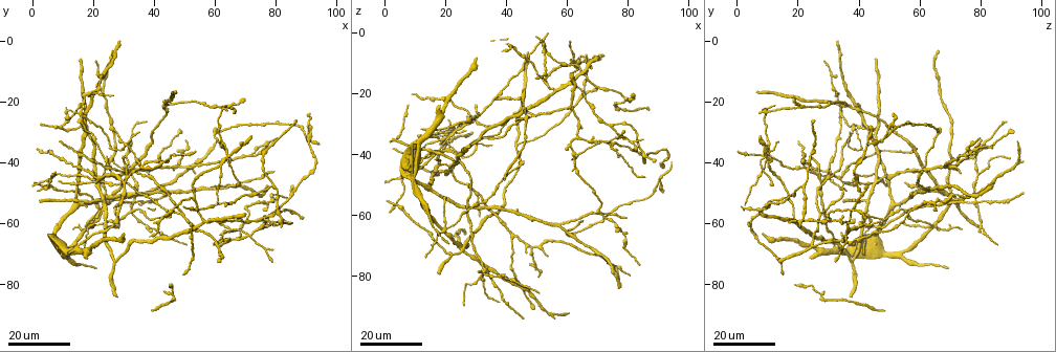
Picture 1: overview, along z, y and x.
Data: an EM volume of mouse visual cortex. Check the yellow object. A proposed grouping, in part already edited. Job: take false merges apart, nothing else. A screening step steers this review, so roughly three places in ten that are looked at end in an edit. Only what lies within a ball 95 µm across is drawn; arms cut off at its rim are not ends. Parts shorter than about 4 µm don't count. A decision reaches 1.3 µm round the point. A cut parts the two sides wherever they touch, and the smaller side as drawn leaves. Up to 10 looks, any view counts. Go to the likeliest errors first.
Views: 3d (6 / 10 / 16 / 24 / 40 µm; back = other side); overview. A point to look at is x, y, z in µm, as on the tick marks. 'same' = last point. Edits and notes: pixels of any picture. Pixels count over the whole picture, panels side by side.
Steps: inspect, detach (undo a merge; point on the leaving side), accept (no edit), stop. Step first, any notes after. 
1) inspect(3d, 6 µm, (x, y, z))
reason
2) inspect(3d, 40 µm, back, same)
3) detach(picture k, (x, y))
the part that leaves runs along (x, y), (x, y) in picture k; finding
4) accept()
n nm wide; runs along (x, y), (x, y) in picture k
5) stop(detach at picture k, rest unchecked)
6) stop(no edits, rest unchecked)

inspect(3d, 16 µm, (72, 64, 36))
four arms meet

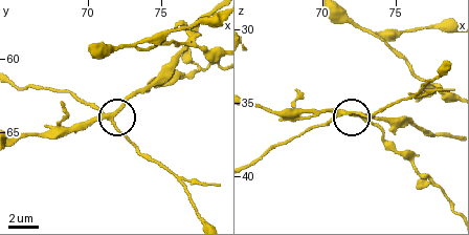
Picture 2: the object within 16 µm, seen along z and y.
inspect(3d, 10 µm, (71.6, 64.0, 35.6))

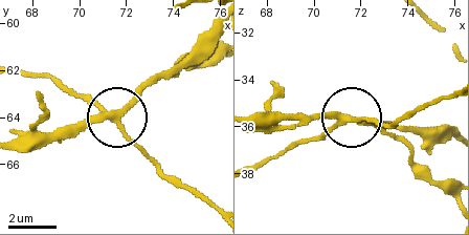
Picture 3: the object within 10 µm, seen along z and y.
detach(picture 3, (84, 101))
230 nm wide; the part that leaves runs along (345, 123), (251, 165) in picture 3; two cells meet here

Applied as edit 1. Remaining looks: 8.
inspect(3d, 16 µm, (63, 39, 10))

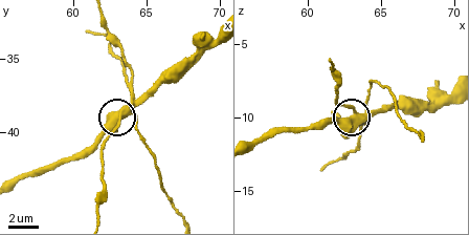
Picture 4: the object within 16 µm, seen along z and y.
inspect(3d, 6 µm, (63.0, 39.4, 9.6))

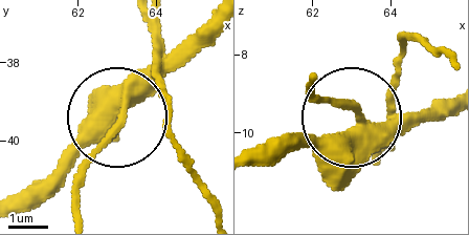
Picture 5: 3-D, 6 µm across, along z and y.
accept()
runs along (26, 204), (119, 116), (80, 190) in picture 5; all the same cell

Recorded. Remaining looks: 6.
inspect(3d, 16 µm, (23, 55, 43))

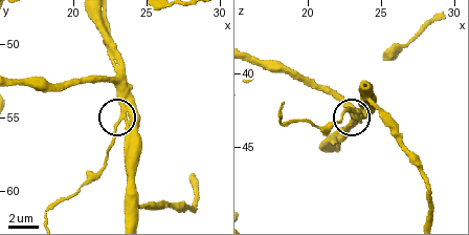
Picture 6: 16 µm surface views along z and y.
inspect(3d, 6 µm, (23.2, 55.2, 42.6))

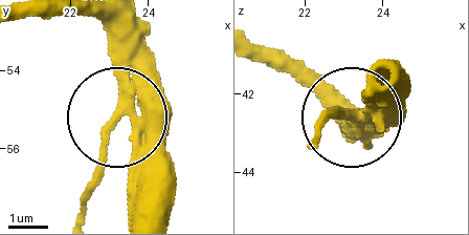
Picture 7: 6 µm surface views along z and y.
detach(picture 7, (98, 164))
the part that leaves runs along (120, 109), (77, 216) in picture 7; a second cell is stuck on

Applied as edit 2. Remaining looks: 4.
inspect(overview)
redraw

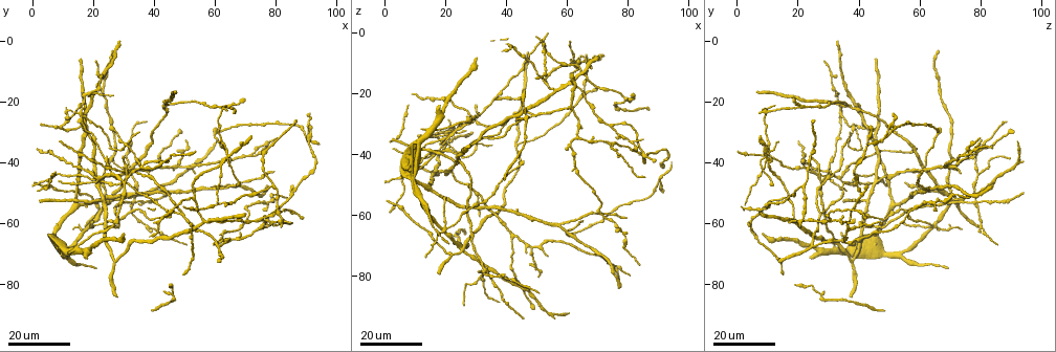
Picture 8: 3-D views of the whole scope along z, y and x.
inspect(3d, 24 µm, (21, 46, 34))
side arm on a straight run

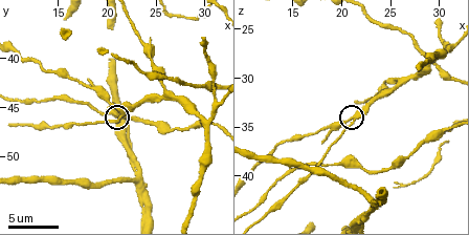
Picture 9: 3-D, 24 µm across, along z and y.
inspect(3d, 10 µm, (21.8, 45.4, 34.0))

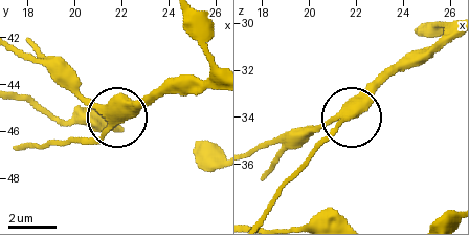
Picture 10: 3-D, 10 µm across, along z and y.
accept()
3 arms; runs along (446, 34), (410, 58), (310, 152) in picture 10; one cell here

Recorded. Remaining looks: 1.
stop(detach at picture 3, detach at picture 7, rest unchecked)

